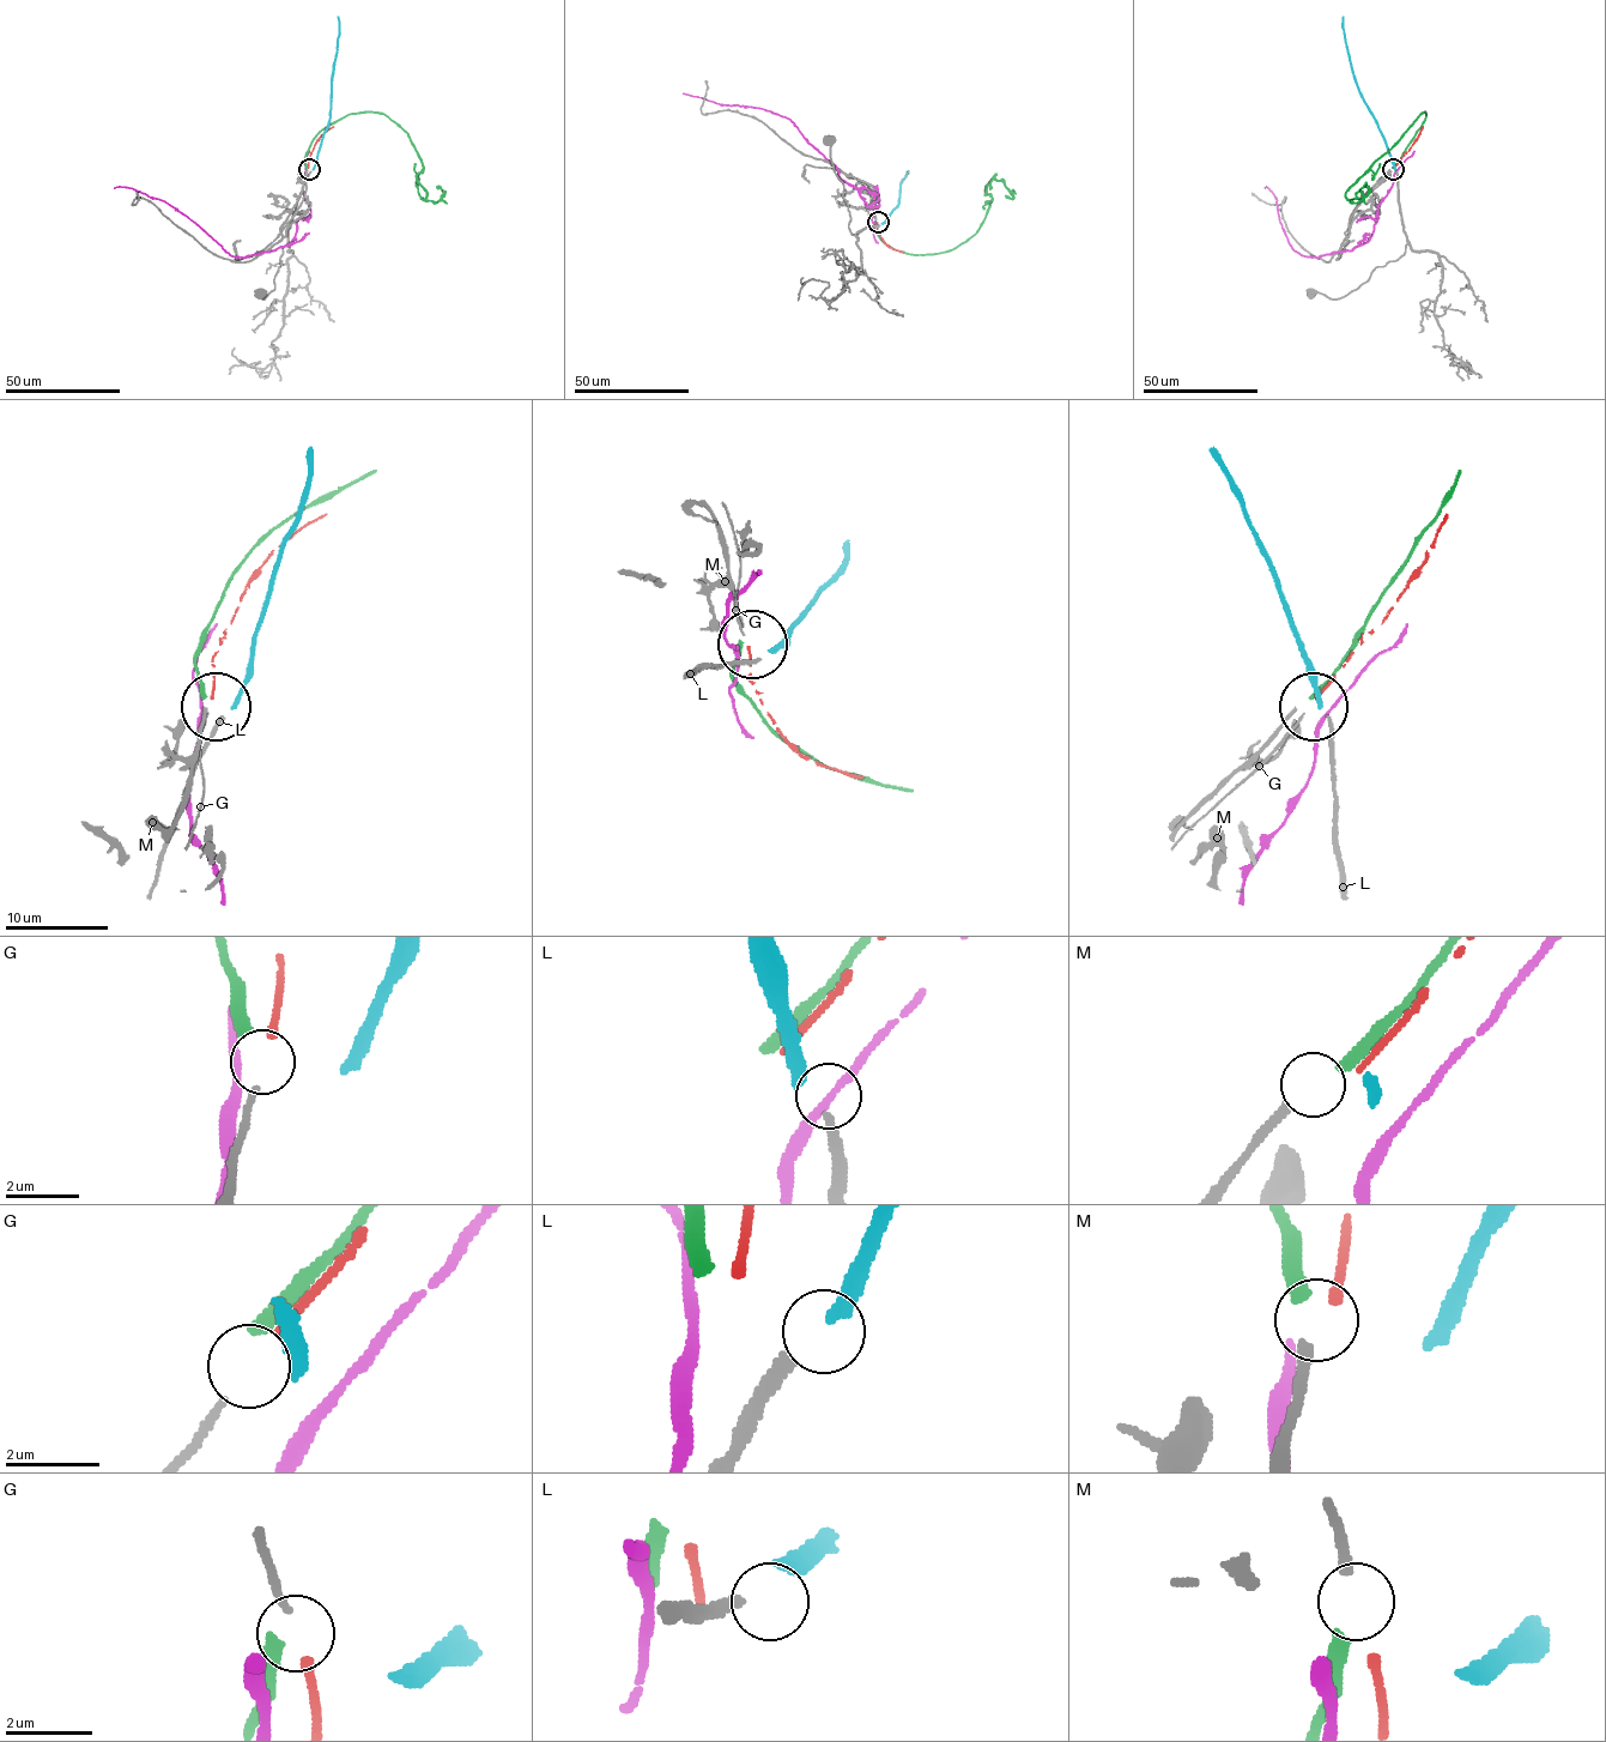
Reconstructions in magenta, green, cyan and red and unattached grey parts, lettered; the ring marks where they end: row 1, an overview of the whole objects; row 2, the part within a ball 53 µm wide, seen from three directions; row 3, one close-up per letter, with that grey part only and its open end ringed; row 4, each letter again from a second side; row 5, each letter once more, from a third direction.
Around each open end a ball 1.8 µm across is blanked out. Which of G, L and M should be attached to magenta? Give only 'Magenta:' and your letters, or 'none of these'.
Magenta: none of these

